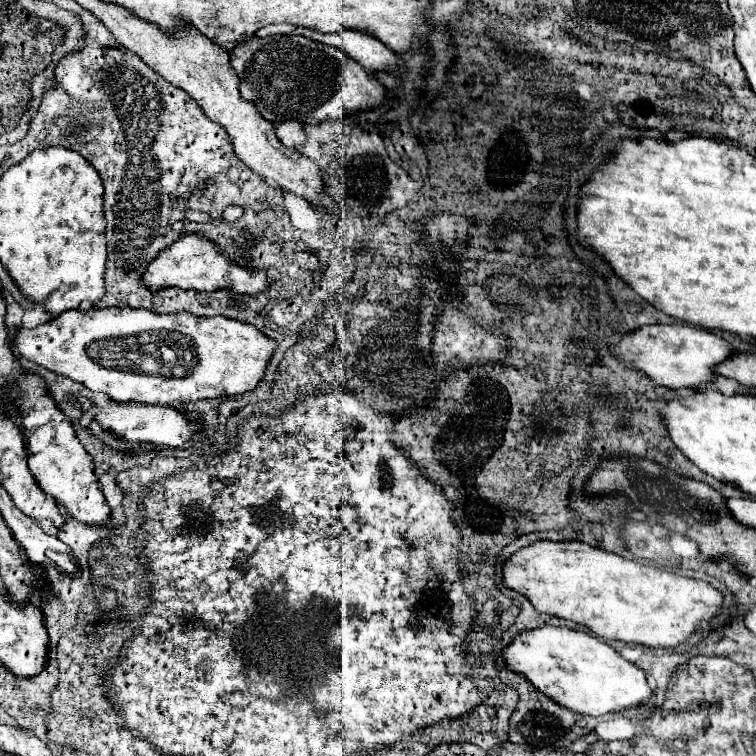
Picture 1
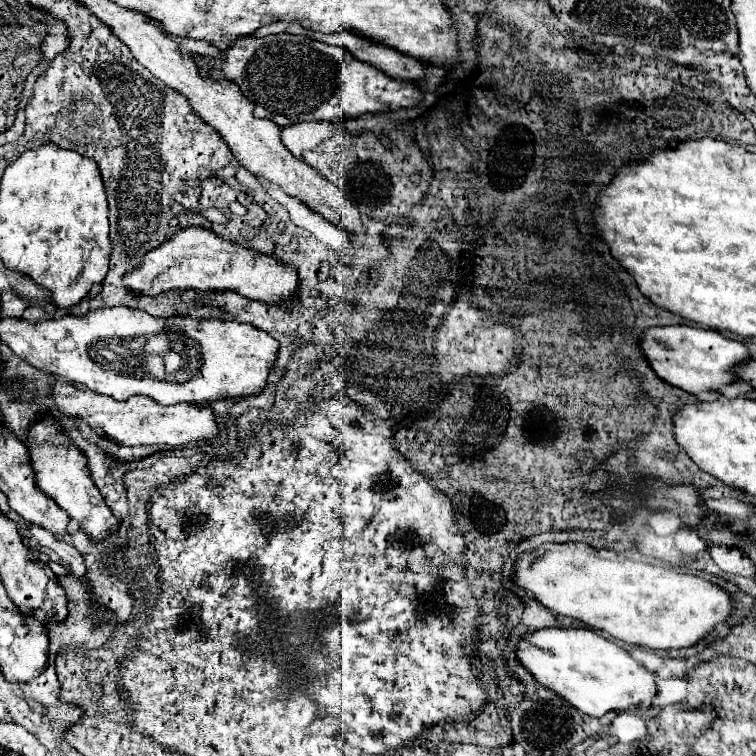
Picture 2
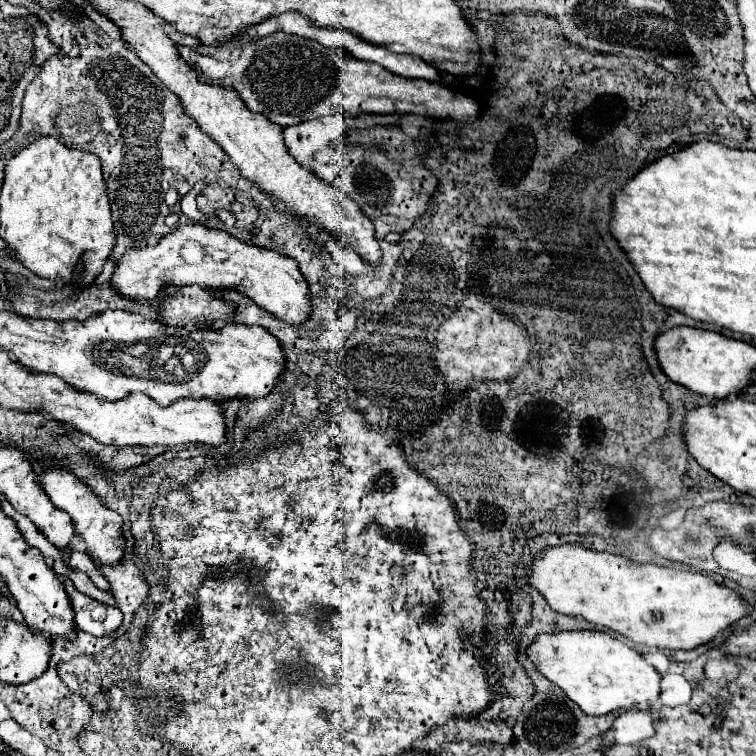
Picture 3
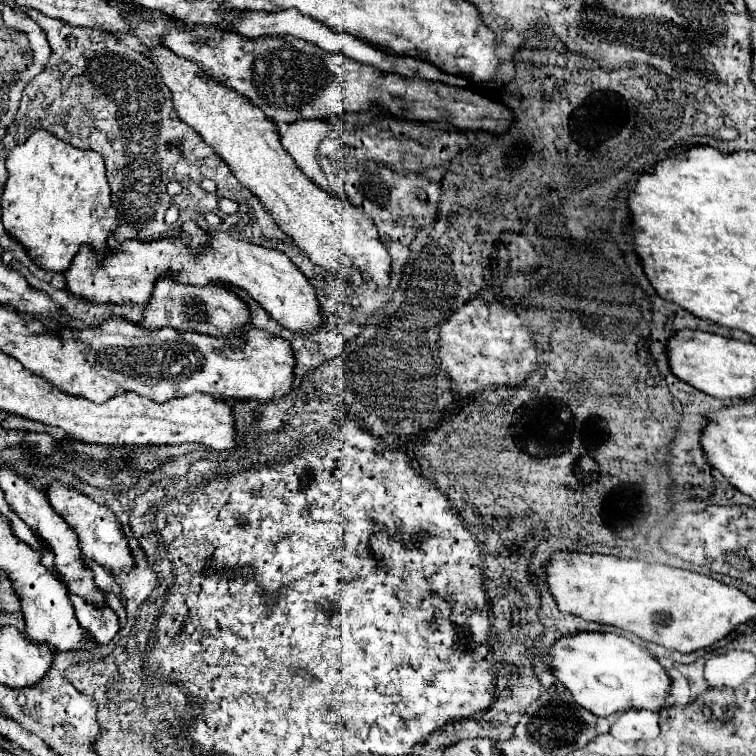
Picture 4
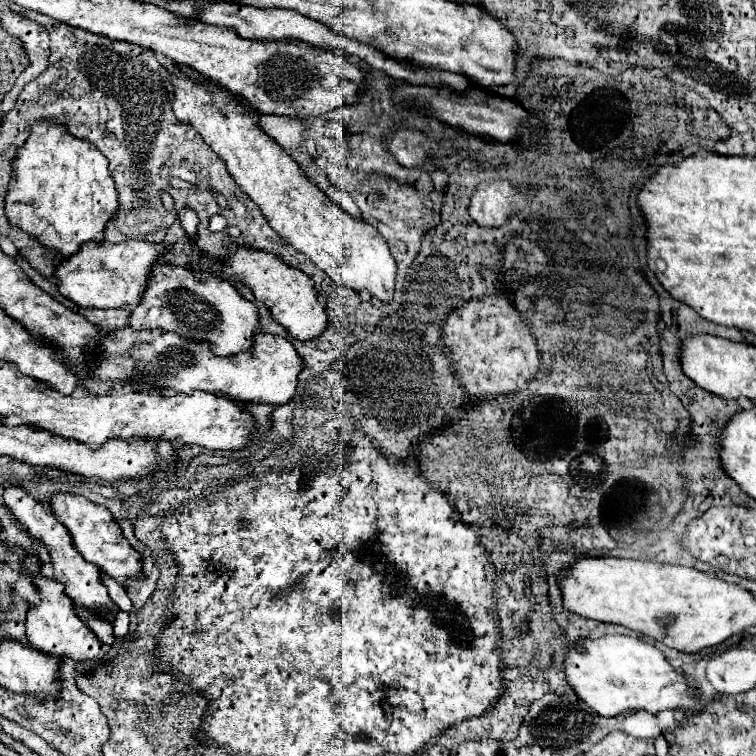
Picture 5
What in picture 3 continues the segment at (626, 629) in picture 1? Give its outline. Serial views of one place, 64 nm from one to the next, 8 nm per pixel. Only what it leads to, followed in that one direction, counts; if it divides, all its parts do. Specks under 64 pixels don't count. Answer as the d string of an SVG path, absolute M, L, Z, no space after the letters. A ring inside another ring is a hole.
M562 544L562 546L544 548L532 558L526 578L528 584L546 598L552 610L568 616L582 616L592 624L610 628L616 634L636 644L646 644L650 648L692 650L700 644L710 642L720 630L728 628L732 622L746 616L746 612L752 612L752 608L734 590L716 584L708 576L674 570L658 564L638 564L610 552L588 550L580 544Z

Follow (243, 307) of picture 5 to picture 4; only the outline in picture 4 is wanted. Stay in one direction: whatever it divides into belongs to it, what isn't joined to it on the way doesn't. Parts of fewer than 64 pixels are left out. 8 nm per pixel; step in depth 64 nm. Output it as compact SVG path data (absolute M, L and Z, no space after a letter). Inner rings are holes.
M164 276L156 282L152 298L144 310L144 320L140 322L144 328L164 328L172 326L180 332L198 332L198 334L210 334L220 336L228 340L230 346L240 344L240 334L246 330L246 324L250 322L248 306L230 290L226 290L220 284L208 284L208 286L190 286L174 282L170 276Z

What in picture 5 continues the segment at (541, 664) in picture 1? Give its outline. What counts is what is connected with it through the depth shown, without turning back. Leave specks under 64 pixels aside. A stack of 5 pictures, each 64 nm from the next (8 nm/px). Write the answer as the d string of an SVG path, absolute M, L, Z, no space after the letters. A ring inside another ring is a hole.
M606 634L602 638L590 640L582 638L576 648L568 648L564 658L564 676L596 714L612 718L636 710L646 710L658 714L662 710L694 710L698 706L698 696L694 686L688 684L686 676L678 674L664 654L652 644L642 642L632 636Z

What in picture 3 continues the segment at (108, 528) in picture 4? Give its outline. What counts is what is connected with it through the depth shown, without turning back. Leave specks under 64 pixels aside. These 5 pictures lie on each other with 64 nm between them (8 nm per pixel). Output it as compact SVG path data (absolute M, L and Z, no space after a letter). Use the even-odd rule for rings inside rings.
M46 466L46 472L38 480L40 480L42 490L52 500L52 504L56 508L60 508L60 510L64 510L64 512L70 514L76 532L86 542L86 552L92 558L100 560L102 564L116 564L116 562L120 562L122 552L124 552L124 538L120 534L120 530L122 530L122 516L116 514L114 510L106 508L100 502L100 498L88 488L88 484L82 482L82 480L78 480L72 472L66 472L62 468Z

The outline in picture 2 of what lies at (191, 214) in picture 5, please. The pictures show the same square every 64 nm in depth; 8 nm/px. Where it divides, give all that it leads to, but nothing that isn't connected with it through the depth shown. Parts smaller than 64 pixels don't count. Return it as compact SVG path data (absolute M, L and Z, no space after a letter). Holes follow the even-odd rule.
M180 228L172 240L154 248L144 256L140 268L130 270L124 276L124 284L136 294L158 296L174 288L180 290L232 290L250 300L260 300L266 304L286 306L290 298L296 296L298 278L296 268L284 266L274 256L256 256L248 248L236 246L218 238L214 232L204 228Z

